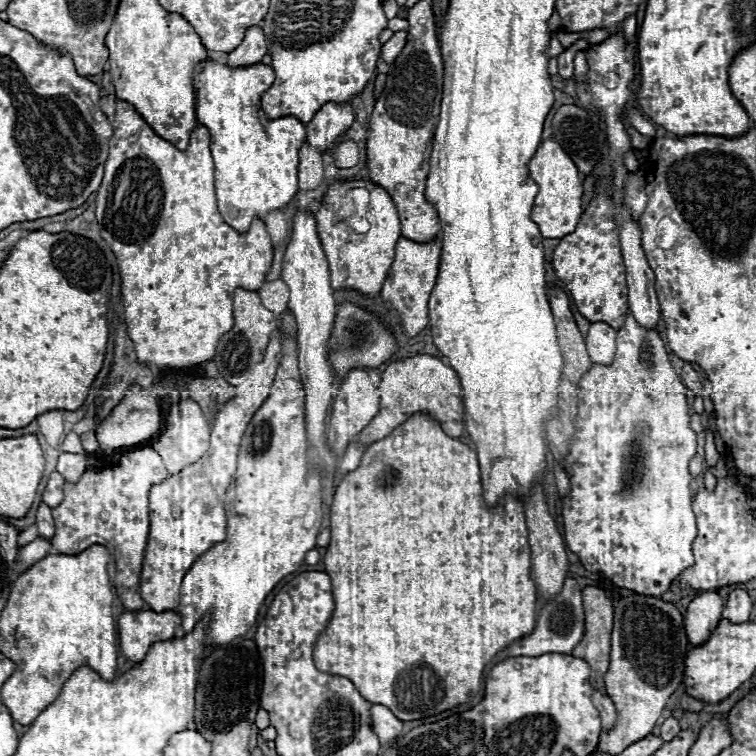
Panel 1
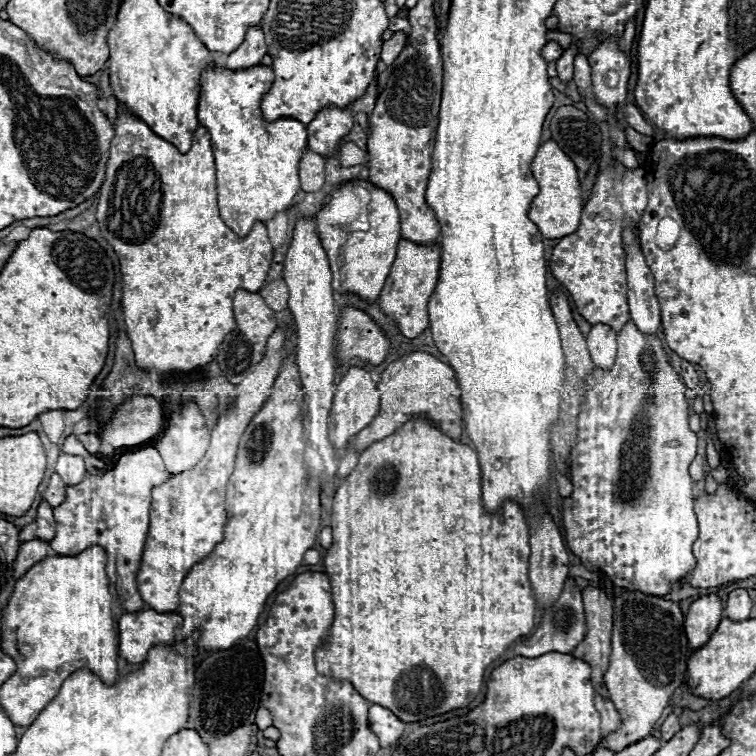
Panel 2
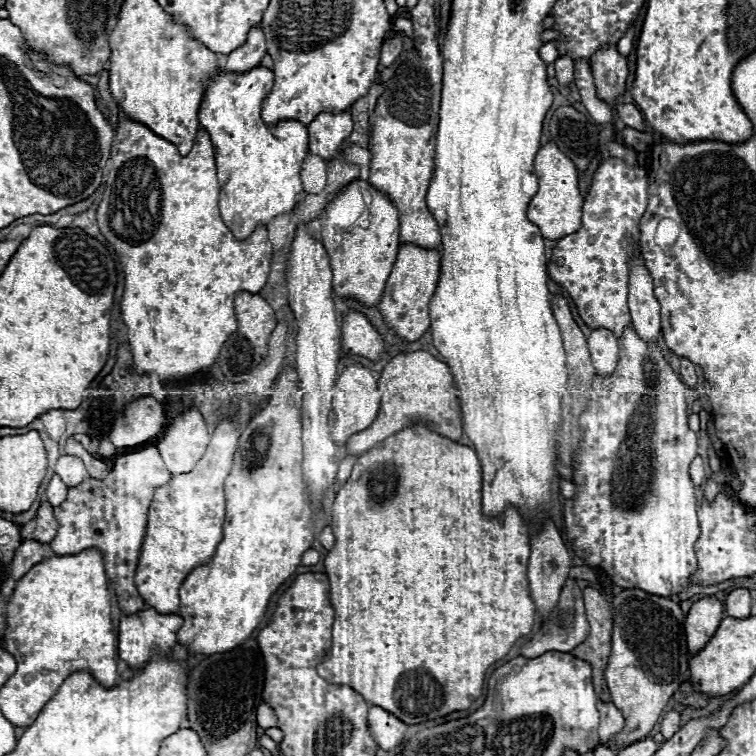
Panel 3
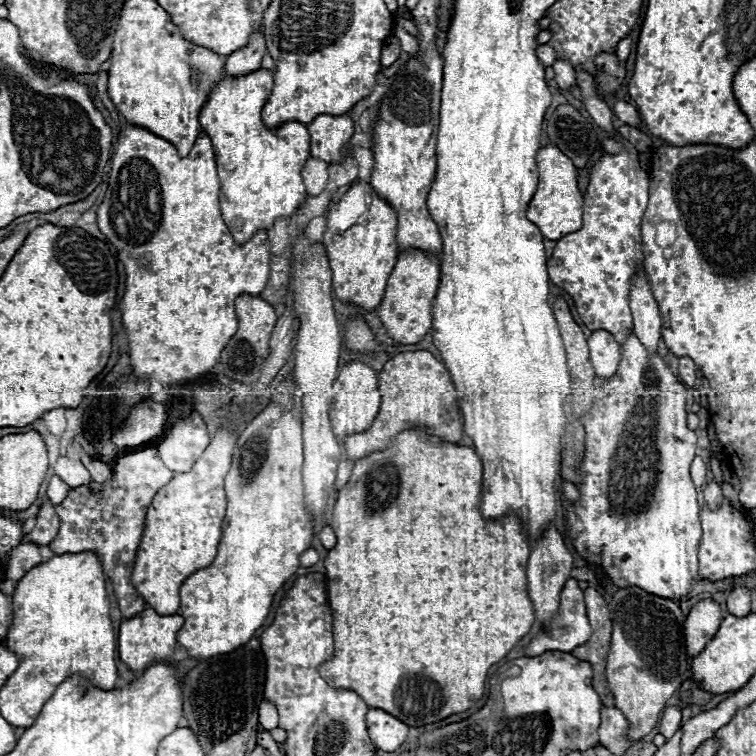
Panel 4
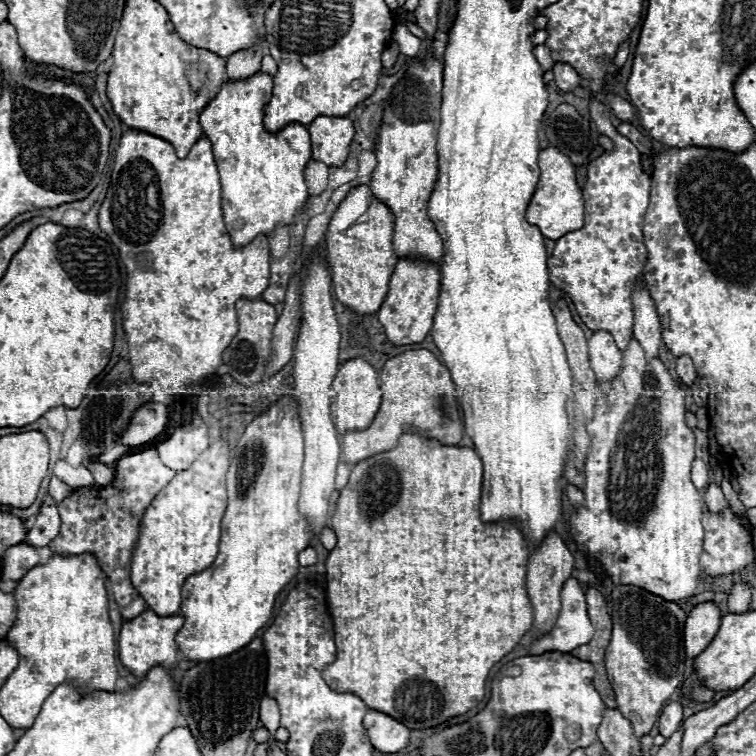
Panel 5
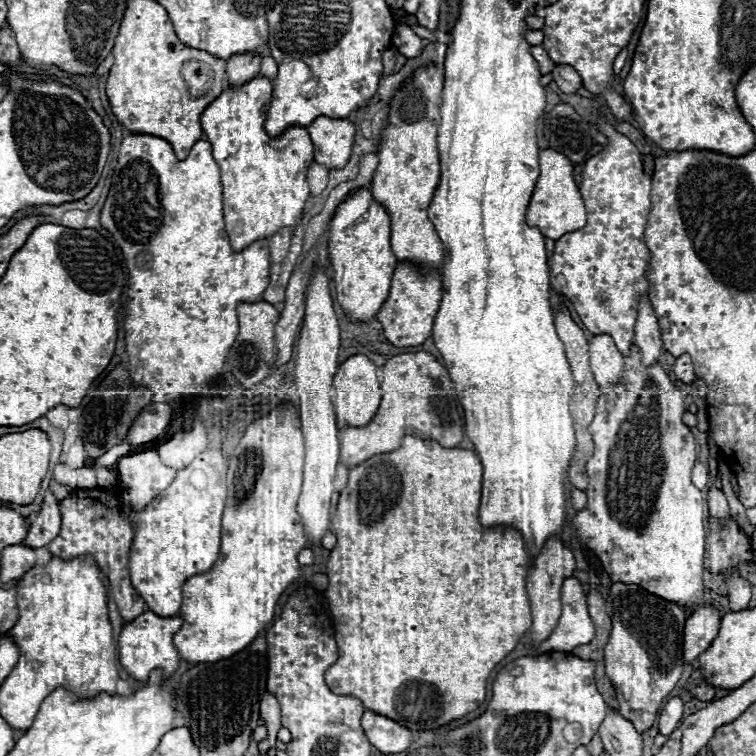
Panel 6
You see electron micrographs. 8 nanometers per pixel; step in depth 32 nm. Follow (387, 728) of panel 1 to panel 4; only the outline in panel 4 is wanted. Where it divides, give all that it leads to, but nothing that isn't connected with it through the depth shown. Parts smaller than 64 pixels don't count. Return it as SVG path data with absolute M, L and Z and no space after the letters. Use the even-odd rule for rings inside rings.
M370 708L366 714L366 726L370 732L370 738L374 740L376 748L384 752L394 752L398 750L408 734L408 726L394 718L392 714L380 710L380 708Z

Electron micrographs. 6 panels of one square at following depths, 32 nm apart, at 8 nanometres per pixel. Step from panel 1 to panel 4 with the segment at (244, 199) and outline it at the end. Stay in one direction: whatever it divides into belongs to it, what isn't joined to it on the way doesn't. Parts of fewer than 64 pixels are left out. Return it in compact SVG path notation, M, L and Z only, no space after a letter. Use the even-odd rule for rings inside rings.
M254 70L244 76L224 76L212 88L208 100L200 110L200 124L202 130L210 136L216 154L218 178L220 178L220 210L226 226L230 228L234 240L238 244L248 242L258 230L268 230L278 218L292 216L298 206L306 198L306 190L302 184L302 164L310 156L310 136L308 128L300 122L286 122L278 128L264 126L260 112L264 102L272 92L274 74L270 70Z

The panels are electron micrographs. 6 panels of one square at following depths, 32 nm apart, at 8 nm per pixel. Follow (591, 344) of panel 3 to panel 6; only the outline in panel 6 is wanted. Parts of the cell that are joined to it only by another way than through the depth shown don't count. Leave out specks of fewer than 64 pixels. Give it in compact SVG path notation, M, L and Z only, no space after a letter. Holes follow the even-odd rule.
M596 334L590 340L590 366L600 386L618 384L624 372L624 356L618 352L612 336Z

